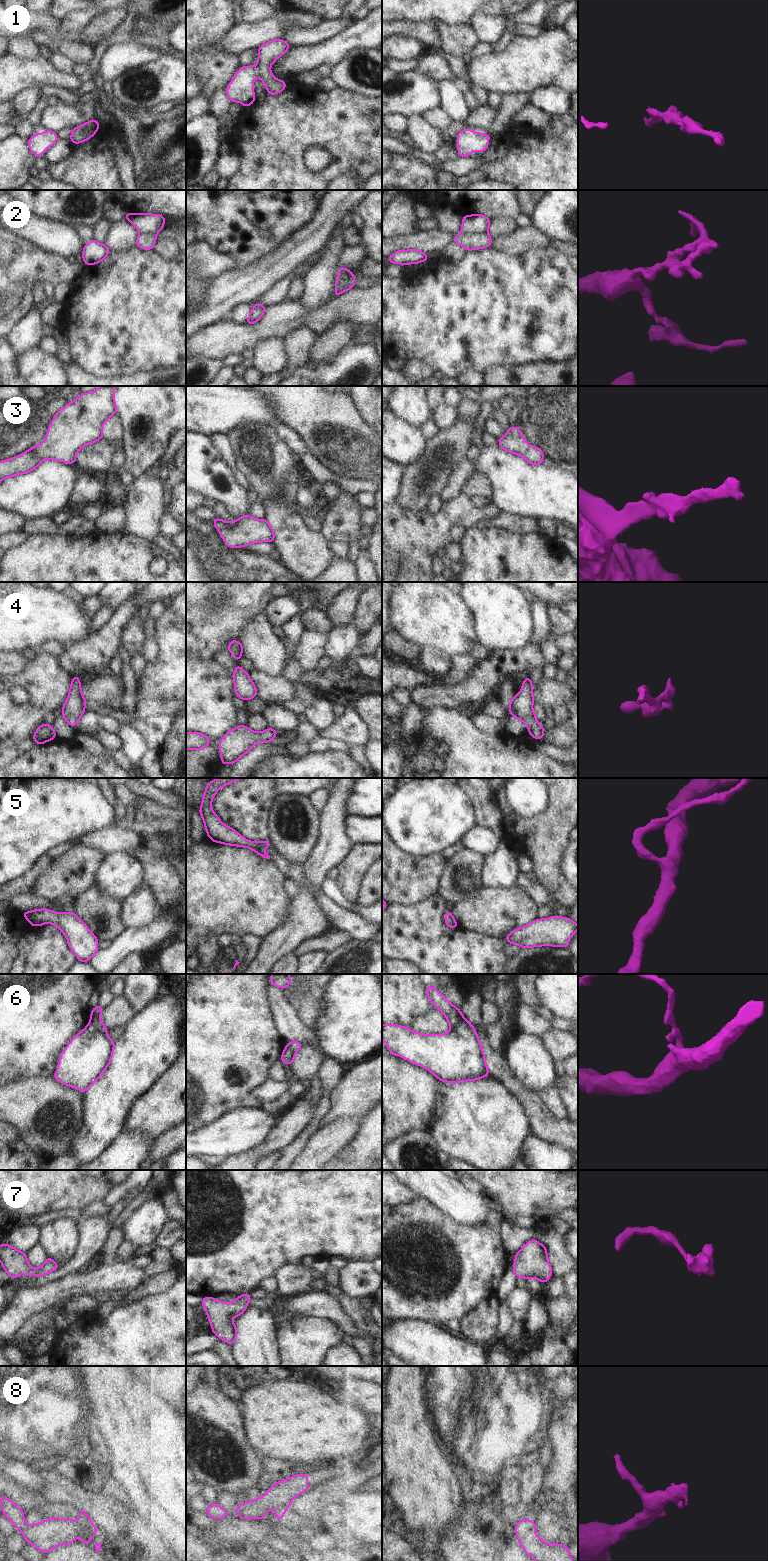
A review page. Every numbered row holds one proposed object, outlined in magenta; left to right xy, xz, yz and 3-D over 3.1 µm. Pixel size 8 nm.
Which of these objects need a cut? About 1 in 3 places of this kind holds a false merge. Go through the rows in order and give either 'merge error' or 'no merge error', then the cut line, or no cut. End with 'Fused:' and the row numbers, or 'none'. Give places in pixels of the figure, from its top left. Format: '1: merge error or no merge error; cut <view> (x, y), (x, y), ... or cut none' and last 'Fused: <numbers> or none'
1: no merge error; cut none
2: merge error; cut xz (352, 272), (348, 275), (345, 285), (336, 295)
3: no merge error; cut none
4: no merge error; cut none
5: no merge error; cut none
6: merge error; cut xy (90, 1020), (105, 1033)
7: no merge error; cut none
8: no merge error; cut none
Fused: 2, 6

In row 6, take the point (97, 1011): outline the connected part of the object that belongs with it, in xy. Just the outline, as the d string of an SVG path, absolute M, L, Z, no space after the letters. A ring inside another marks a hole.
M98 1004L94 1009L91 1011L90 1021L92 1021L97 1029L99 1029L102 1033L107 1033L107 1027L100 1021L100 1015L102 1014L103 1009Z

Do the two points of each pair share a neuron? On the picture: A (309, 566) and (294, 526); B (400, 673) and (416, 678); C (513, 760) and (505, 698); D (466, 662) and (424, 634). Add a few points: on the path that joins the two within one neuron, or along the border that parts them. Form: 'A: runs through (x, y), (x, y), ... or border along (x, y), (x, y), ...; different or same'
A: runs through (308, 556), (294, 542), (294, 536); same
B: runs through (404, 675), (412, 677); same
C: border along (504, 731), (521, 737); different
D: border along (469, 653), (463, 653), (452, 658); different

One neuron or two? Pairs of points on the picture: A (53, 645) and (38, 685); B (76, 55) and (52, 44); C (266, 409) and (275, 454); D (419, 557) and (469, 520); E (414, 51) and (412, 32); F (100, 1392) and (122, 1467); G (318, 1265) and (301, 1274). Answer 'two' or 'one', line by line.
A: one
B: one
C: two
D: one
E: two
F: one
G: one

